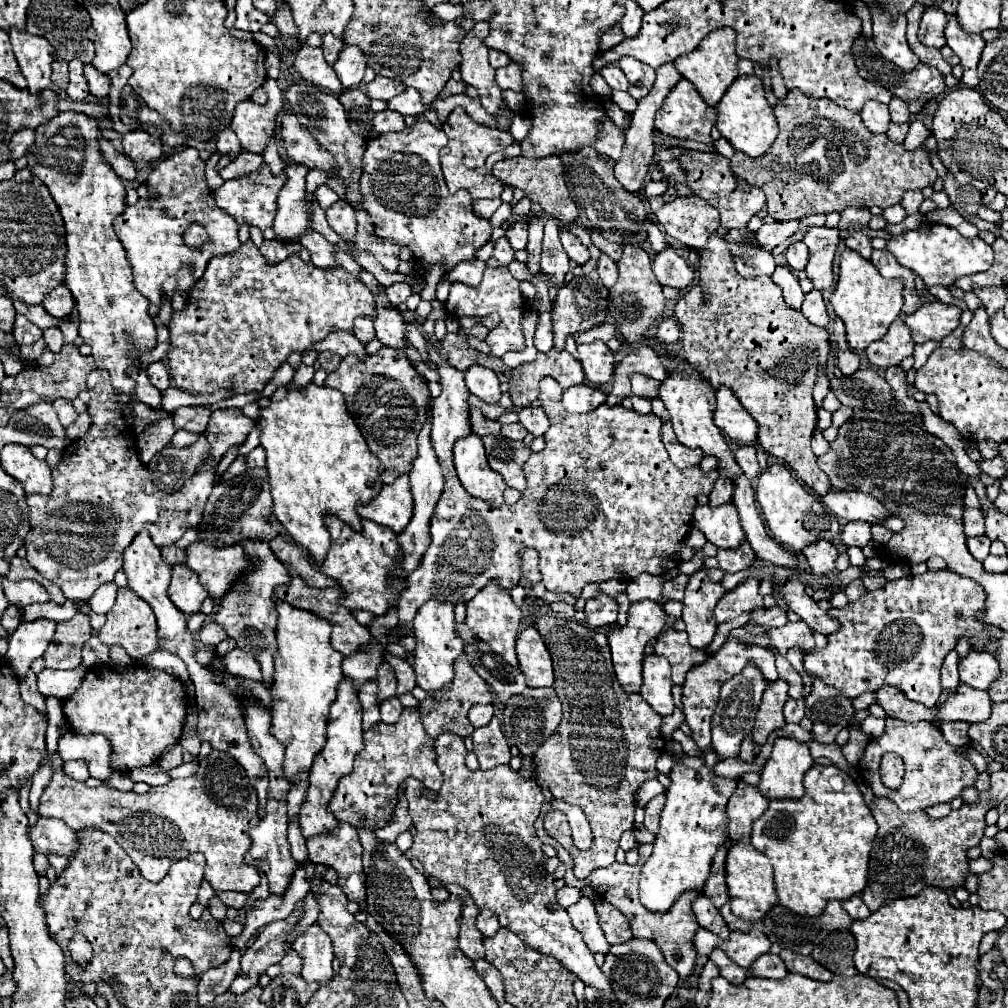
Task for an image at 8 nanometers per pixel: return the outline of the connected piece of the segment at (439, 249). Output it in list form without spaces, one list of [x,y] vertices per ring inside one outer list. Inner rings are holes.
[[[421,120],[415,126],[401,130],[401,132],[387,132],[367,142],[367,150],[363,154],[363,174],[359,180],[359,190],[363,196],[361,210],[369,214],[375,224],[375,234],[381,238],[389,238],[399,246],[409,246],[413,252],[413,260],[419,268],[427,270],[433,264],[445,264],[447,270],[455,268],[455,264],[473,260],[475,252],[489,242],[491,238],[491,224],[485,218],[475,216],[471,206],[471,196],[465,194],[451,194],[447,190],[439,150],[447,144],[447,136],[443,130],[435,128],[433,124]]]

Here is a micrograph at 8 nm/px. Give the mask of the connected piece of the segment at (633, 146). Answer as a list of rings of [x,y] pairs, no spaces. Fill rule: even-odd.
[[[663,64],[659,70],[657,70],[657,80],[655,80],[655,86],[653,90],[649,92],[649,96],[641,98],[639,100],[639,106],[637,110],[633,112],[633,118],[631,118],[631,126],[627,130],[627,140],[625,140],[625,146],[623,146],[623,156],[621,160],[615,164],[615,178],[621,182],[621,186],[629,192],[637,192],[643,182],[645,182],[645,176],[647,176],[647,170],[649,170],[649,164],[651,164],[651,158],[655,154],[655,148],[653,148],[653,140],[651,140],[651,132],[653,132],[653,118],[657,114],[657,110],[661,108],[663,100],[667,98],[667,94],[671,92],[671,88],[679,82],[681,74],[675,70],[673,64]]]

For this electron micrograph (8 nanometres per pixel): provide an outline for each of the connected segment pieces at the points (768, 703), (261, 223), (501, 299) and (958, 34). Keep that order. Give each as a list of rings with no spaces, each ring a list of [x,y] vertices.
[[[781,678],[767,686],[761,706],[759,706],[759,712],[757,712],[757,720],[755,720],[755,730],[753,730],[755,744],[763,746],[767,742],[769,734],[785,724],[783,704],[787,700],[787,690],[789,690],[789,686]]]
[[[263,164],[259,170],[243,176],[243,178],[227,180],[221,188],[215,190],[215,200],[217,200],[217,206],[223,208],[225,212],[229,212],[239,224],[249,222],[251,226],[267,230],[273,226],[273,218],[277,214],[277,210],[275,210],[277,208],[277,192],[283,184],[285,184],[285,168],[281,170],[281,174],[275,176],[269,170],[269,166]]]
[[[505,266],[501,268],[487,268],[483,274],[483,282],[479,286],[465,286],[461,282],[455,282],[451,286],[449,298],[445,302],[445,310],[451,316],[489,316],[497,312],[501,316],[499,326],[489,330],[485,342],[491,348],[493,356],[503,356],[509,350],[523,350],[525,348],[525,336],[521,330],[521,318],[527,312],[527,302],[519,290],[519,280],[515,280]]]
[[[955,18],[949,20],[945,28],[945,38],[947,38],[947,46],[961,58],[961,66],[963,66],[961,82],[969,88],[975,88],[979,84],[977,64],[979,64],[985,40],[979,34],[963,32]]]

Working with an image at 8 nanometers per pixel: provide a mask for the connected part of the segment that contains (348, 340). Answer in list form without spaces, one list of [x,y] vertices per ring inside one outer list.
[[[331,332],[325,340],[321,340],[319,344],[313,344],[313,348],[309,348],[303,354],[303,364],[311,366],[315,362],[315,358],[317,358],[317,354],[323,352],[323,350],[331,350],[331,352],[339,354],[341,358],[353,354],[359,360],[363,360],[367,356],[365,346],[353,334],[349,334],[349,332]]]

